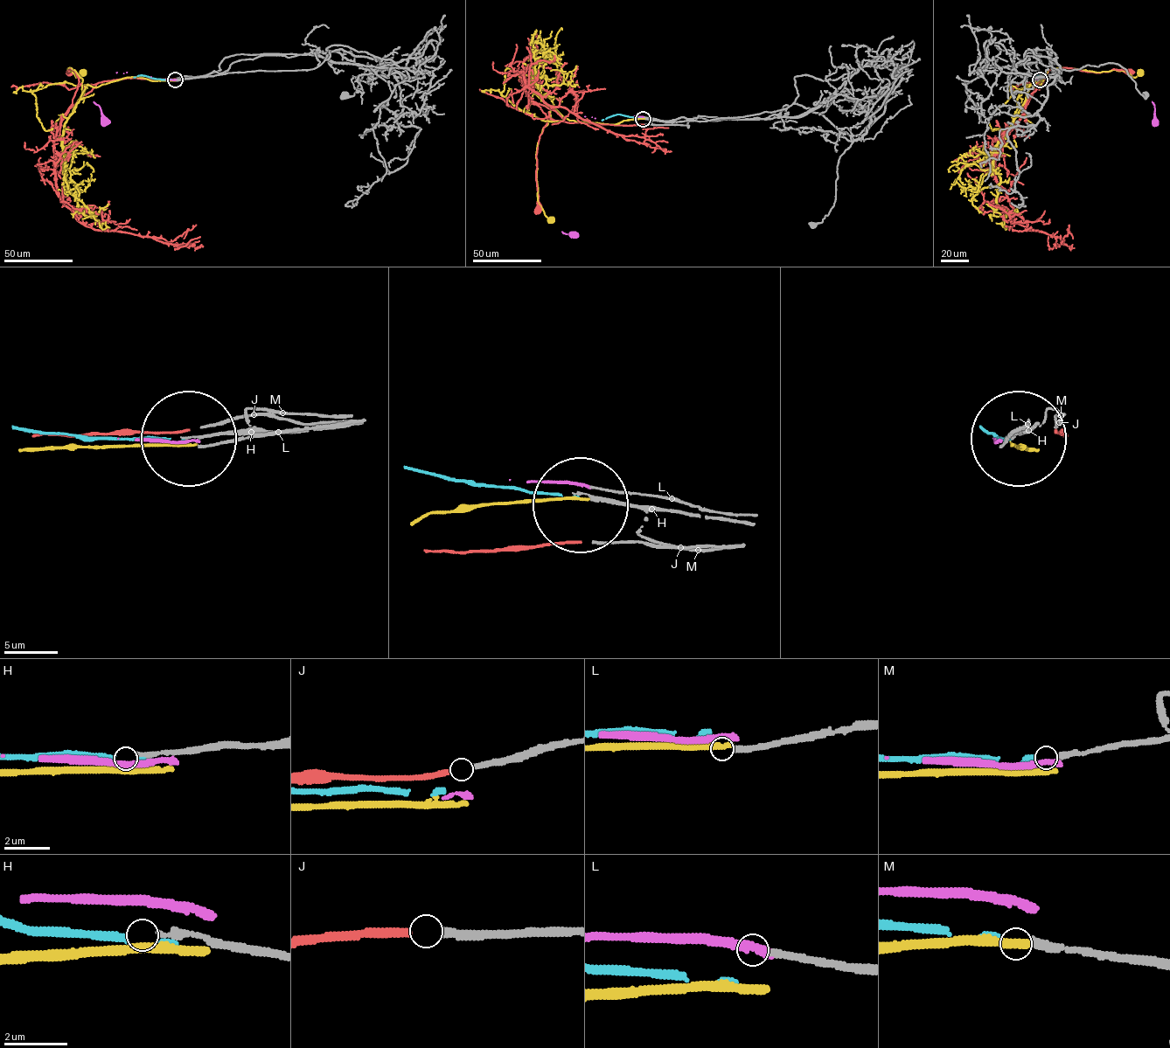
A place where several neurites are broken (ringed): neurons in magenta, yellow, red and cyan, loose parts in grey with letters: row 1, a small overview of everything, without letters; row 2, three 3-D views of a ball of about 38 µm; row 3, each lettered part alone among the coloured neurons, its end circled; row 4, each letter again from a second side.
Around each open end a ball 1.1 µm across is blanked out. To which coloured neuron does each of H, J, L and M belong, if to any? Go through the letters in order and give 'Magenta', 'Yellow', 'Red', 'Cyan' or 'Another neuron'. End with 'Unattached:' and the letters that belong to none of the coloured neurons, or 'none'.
H: Another neuron
J: Red
L: Another neuron
M: Cyan
Unattached: H, L

